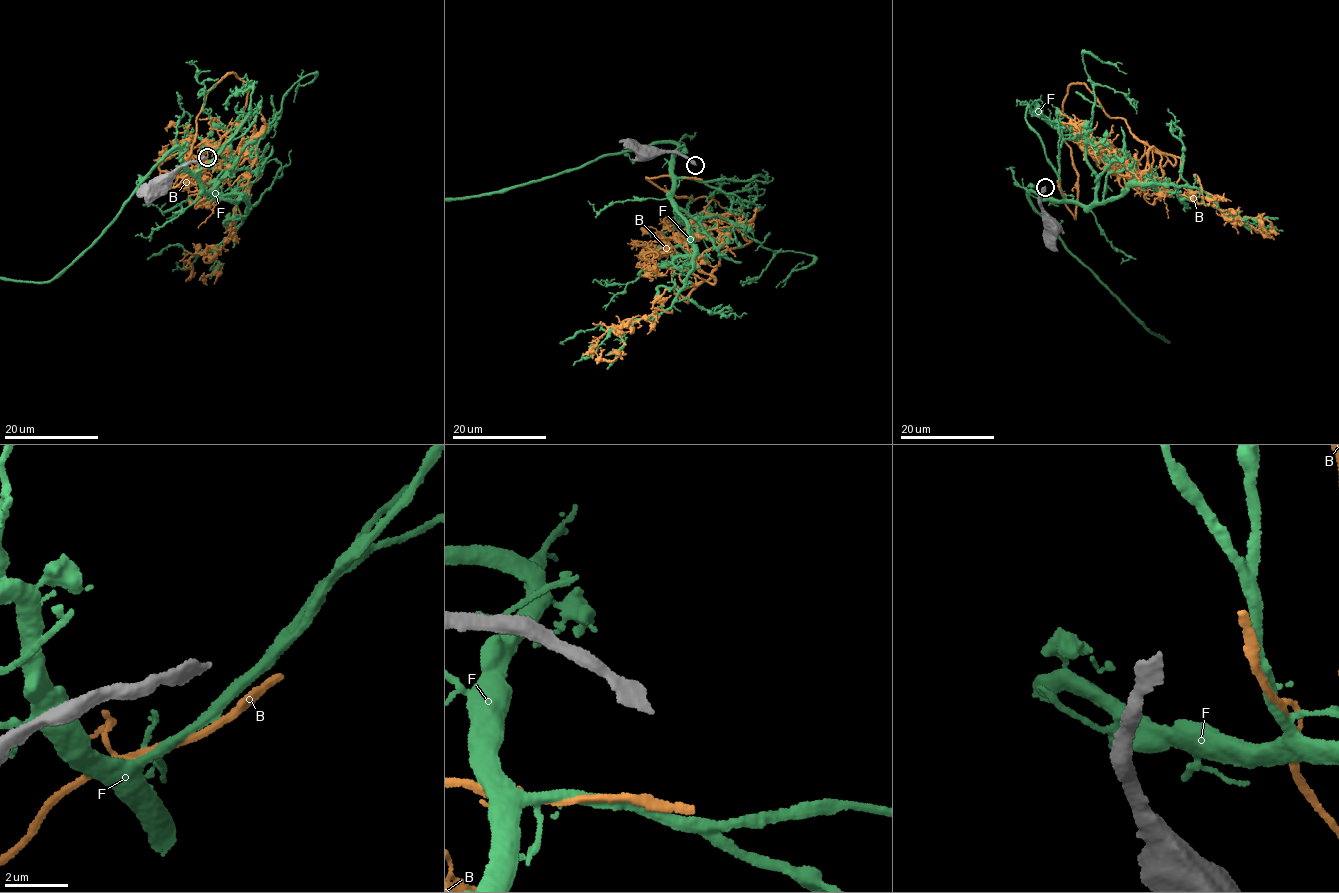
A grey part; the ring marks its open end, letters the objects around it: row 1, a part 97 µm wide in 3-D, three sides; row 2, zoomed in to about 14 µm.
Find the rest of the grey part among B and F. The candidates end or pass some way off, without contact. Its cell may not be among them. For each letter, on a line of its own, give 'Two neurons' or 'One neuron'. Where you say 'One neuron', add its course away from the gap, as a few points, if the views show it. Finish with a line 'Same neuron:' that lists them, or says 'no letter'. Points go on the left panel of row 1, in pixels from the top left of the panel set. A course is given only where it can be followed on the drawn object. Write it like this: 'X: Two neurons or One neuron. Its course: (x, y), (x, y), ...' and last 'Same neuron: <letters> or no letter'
B: One neuron. Its course: (212, 162), (170, 186), (232, 72), (248, 84), (237, 186), (227, 155), (187, 167), (189, 134), (167, 131)
F: Two neurons
Same neuron: B

